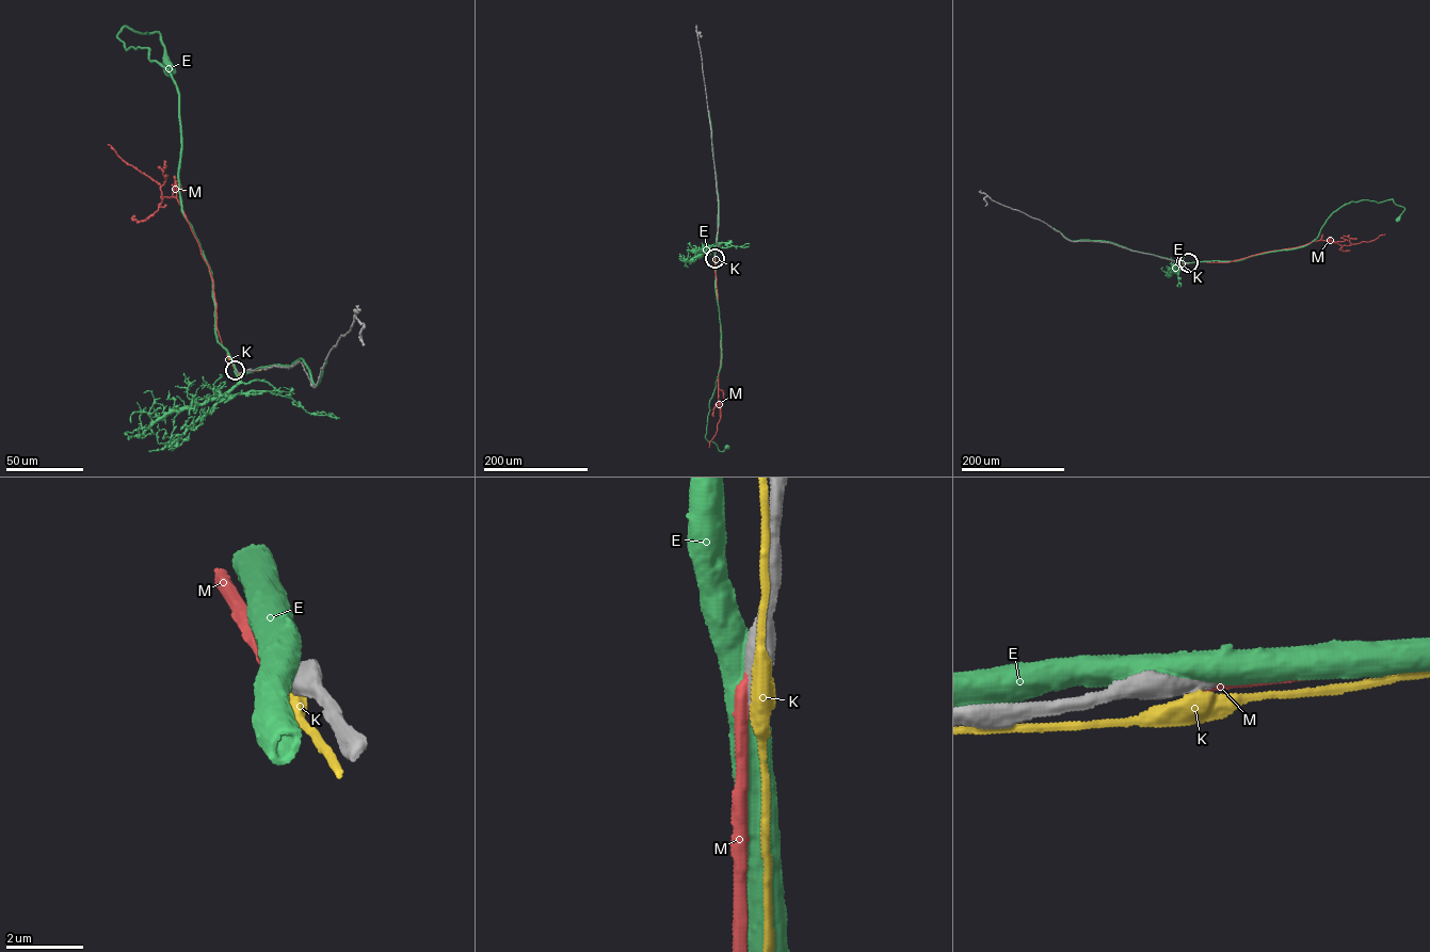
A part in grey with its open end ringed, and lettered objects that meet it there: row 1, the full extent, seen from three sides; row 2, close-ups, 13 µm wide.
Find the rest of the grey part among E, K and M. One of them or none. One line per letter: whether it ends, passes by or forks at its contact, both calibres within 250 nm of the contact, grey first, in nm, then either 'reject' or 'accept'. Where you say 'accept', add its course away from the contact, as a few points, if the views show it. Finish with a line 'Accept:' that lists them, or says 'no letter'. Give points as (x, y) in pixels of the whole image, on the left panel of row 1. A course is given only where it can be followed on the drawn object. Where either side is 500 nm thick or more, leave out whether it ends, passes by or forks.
E: 700 nm thick on the grey side, 550 nm on the other; reject
K: 600 nm thick on the grey side, 500 nm on the other; reject
M: 550 nm thick on the grey side, 360 nm on the other; accept; it runs (235, 369), (219, 336), (208, 267), (176, 198), (164, 196), (162, 199), (158, 183), (129, 165), (108, 145)
Accept: M

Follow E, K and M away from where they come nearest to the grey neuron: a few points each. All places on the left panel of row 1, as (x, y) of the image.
E: (236, 369), (182, 212), (176, 85), (116, 35), (158, 32), (169, 70)
K: (236, 370), (238, 375), (261, 370)
M: (235, 369), (219, 336), (208, 267), (176, 198), (164, 196), (162, 199), (158, 183), (129, 165), (108, 145)

